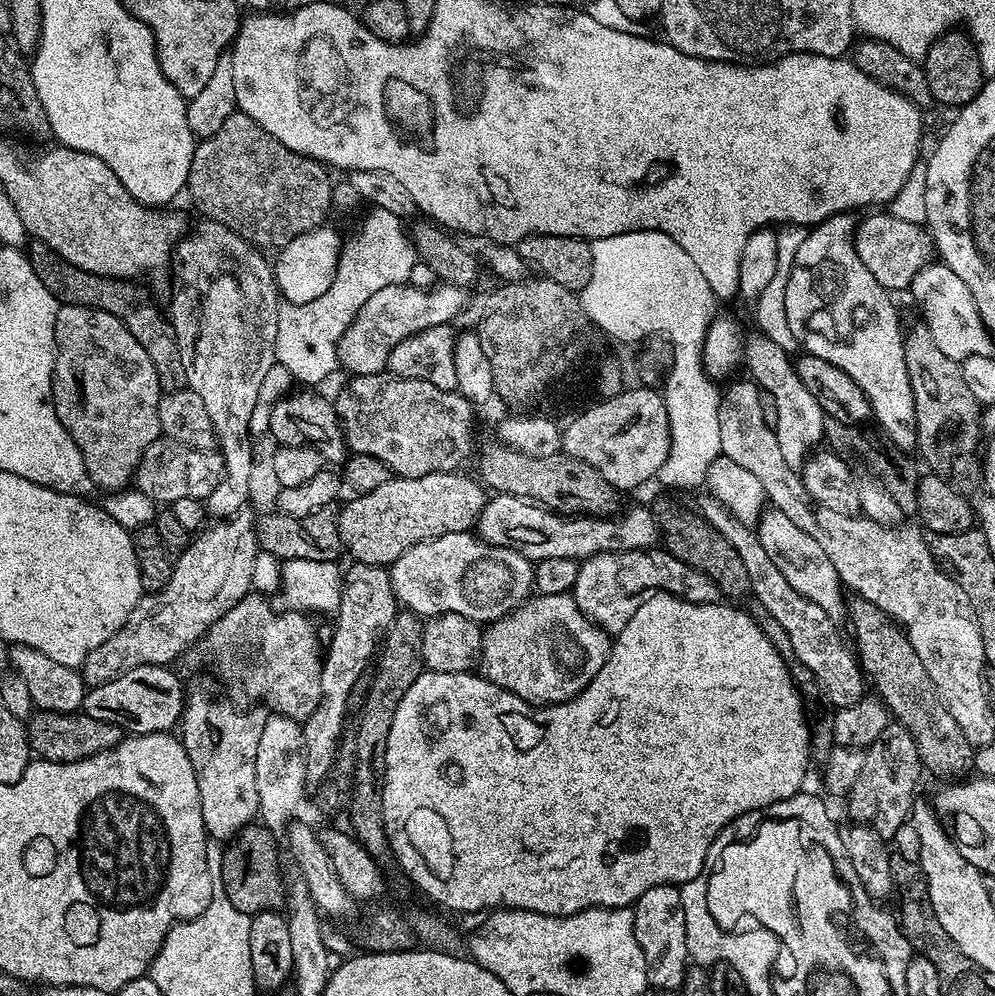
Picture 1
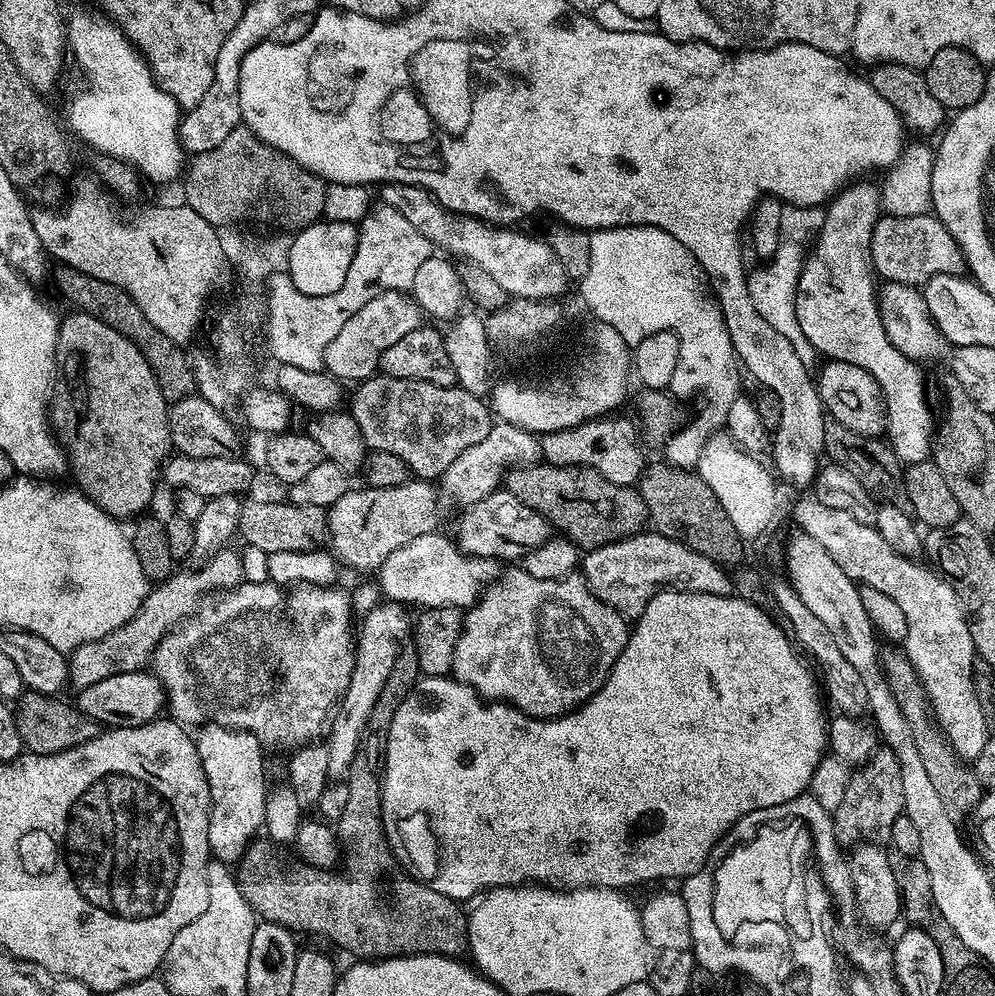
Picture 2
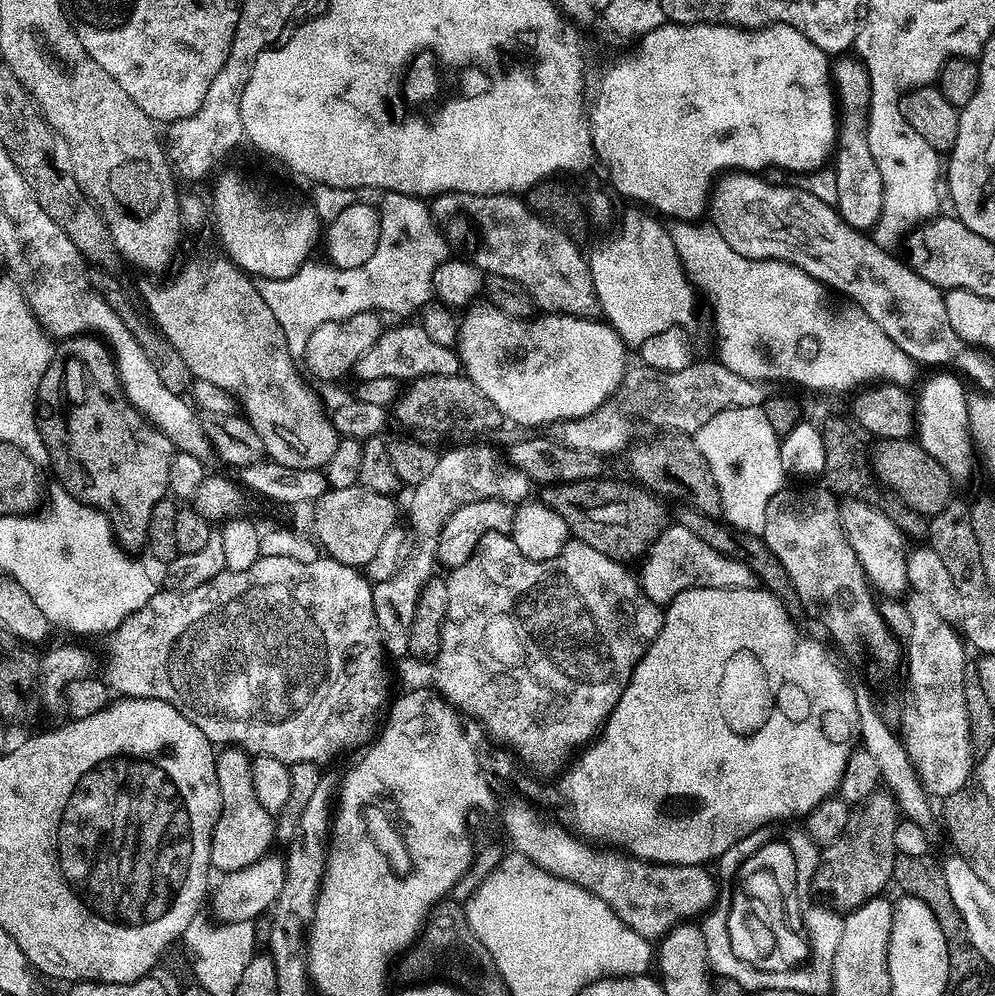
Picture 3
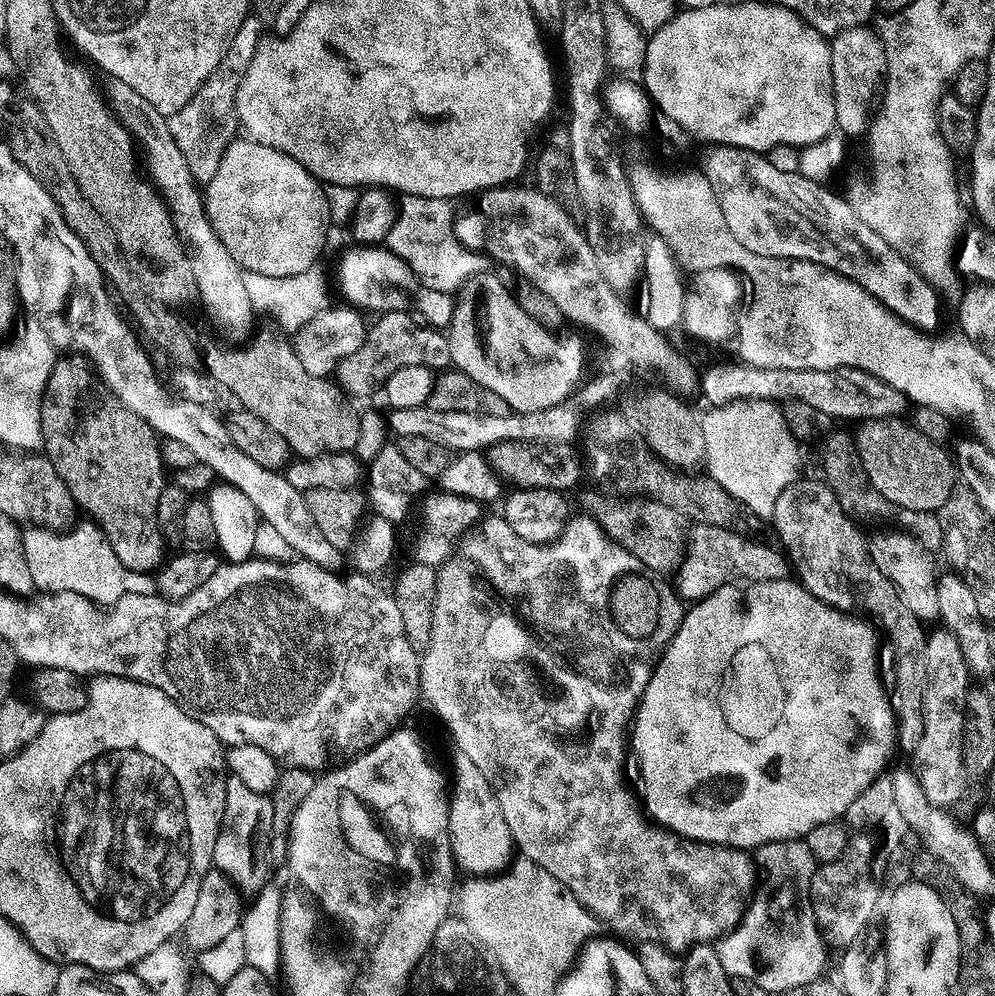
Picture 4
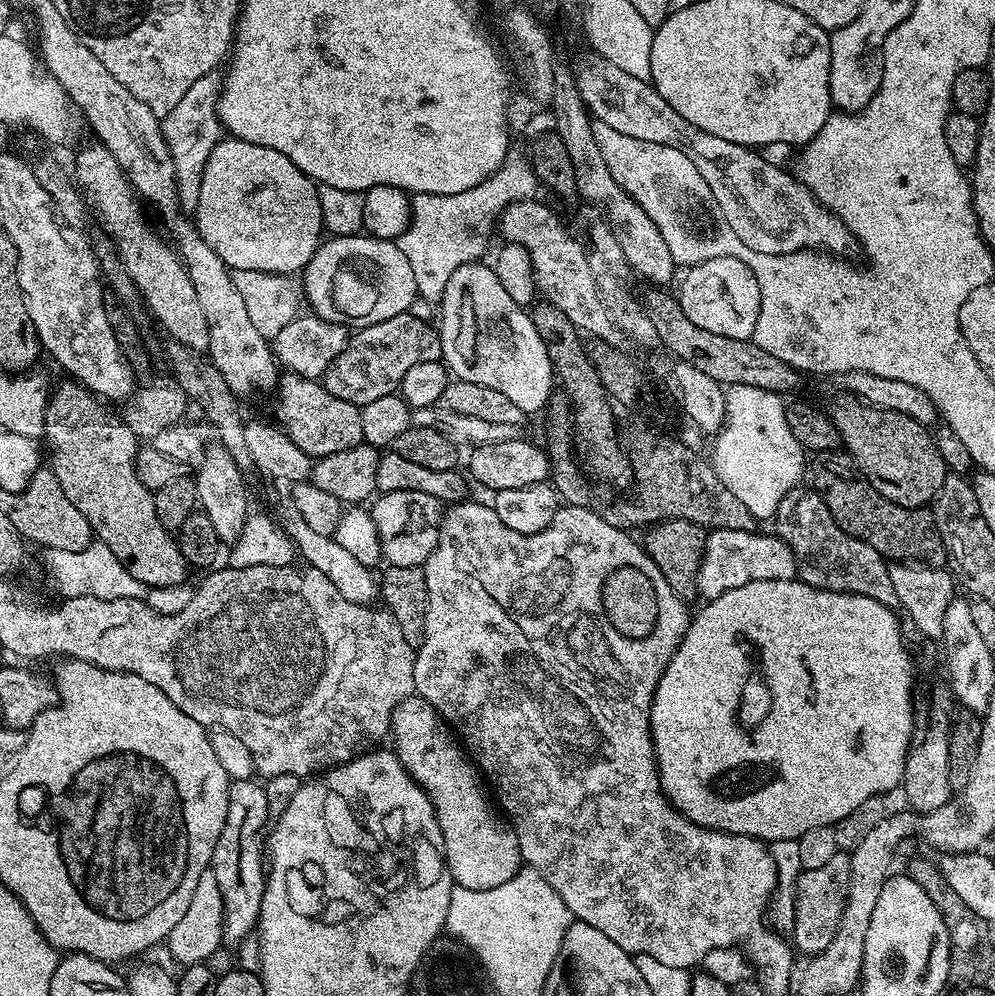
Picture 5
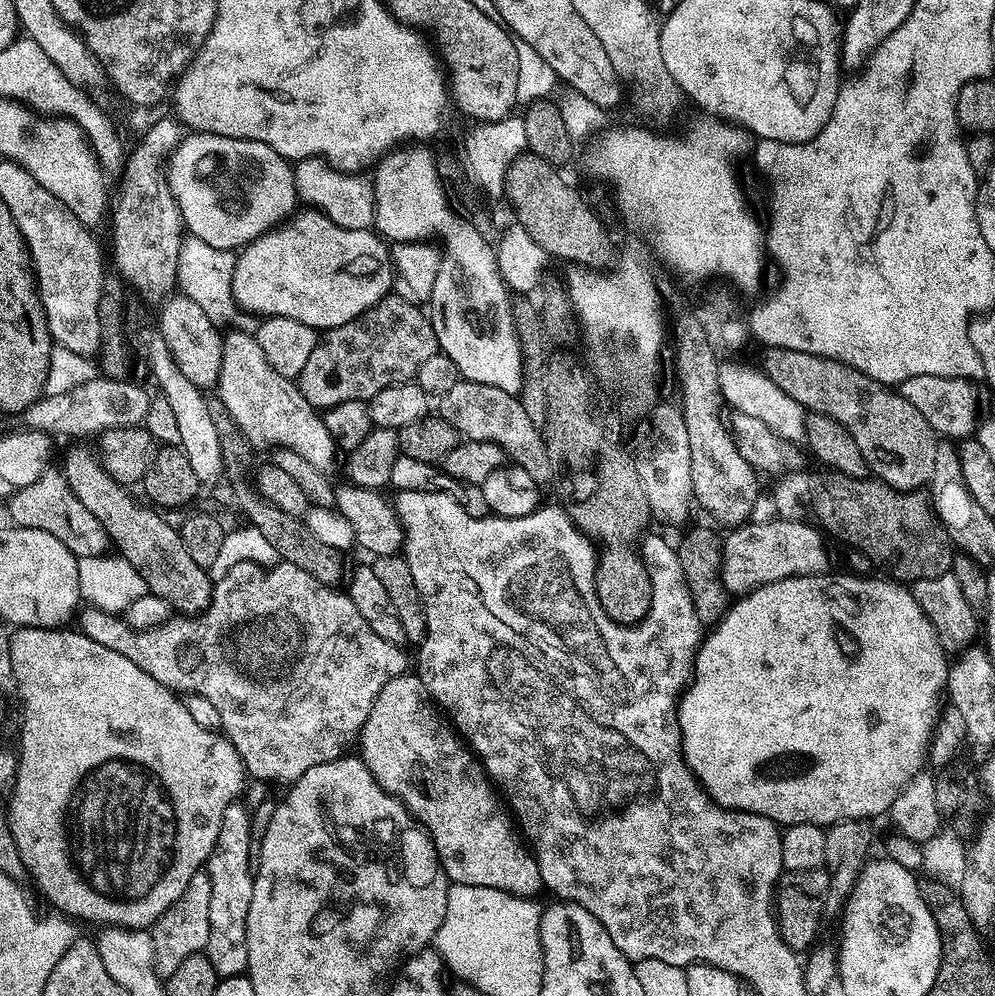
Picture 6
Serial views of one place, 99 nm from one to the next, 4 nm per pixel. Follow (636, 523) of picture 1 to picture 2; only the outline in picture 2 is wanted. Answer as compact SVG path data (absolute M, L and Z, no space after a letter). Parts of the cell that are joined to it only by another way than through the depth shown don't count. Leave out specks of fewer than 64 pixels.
M507 490L491 492L489 496L482 498L482 502L474 502L467 505L461 512L464 513L460 516L460 525L456 528L454 540L460 551L469 558L481 556L484 560L516 562L523 558L530 550L536 548L543 540L547 539L550 534L550 525L548 521L542 518L542 514L530 510L530 506L526 506L526 502L518 502L518 498L514 498L514 494L510 494Z

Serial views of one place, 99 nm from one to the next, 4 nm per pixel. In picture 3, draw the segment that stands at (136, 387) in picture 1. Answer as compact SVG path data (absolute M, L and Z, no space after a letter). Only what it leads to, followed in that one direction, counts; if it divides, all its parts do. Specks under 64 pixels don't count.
M81 334L78 336L70 336L61 339L55 345L52 361L46 370L46 374L42 374L42 382L36 391L36 425L40 431L42 442L48 451L50 468L56 471L55 479L65 488L75 500L81 500L82 503L88 504L90 507L96 508L110 522L112 532L116 536L116 543L129 554L136 554L139 548L143 549L148 542L148 523L150 522L150 514L154 510L154 506L158 506L158 502L165 499L169 495L168 479L170 478L170 466L174 455L173 437L162 429L156 427L144 413L137 410L130 401L128 395L124 392L124 386L120 383L120 369L116 367L116 358L111 348L101 337L95 334Z

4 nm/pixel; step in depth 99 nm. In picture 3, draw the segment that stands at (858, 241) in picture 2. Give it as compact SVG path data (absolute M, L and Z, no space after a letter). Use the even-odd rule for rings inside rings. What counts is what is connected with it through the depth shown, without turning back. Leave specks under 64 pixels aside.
M848 58L837 59L840 61L837 64L835 61L830 68L830 74L838 91L839 103L843 107L846 106L846 112L851 119L845 132L843 129L839 133L838 147L834 152L834 169L838 186L838 202L835 209L839 212L841 220L844 220L849 227L857 230L867 230L866 228L872 230L875 229L882 214L884 187L882 186L882 174L878 174L878 162L874 154L870 154L864 121L868 114L868 103L872 100L870 78L859 59L844 59ZM948 370L937 372L940 373L921 386L920 397L915 397L914 436L922 450L938 461L953 481L960 482L972 472L974 439L970 431L970 399L964 393L965 381L959 375L951 376Z

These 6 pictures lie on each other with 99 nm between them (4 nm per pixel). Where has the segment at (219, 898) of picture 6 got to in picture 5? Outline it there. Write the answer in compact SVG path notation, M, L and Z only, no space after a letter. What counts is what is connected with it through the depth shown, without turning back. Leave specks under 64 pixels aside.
M255 779L231 781L226 822L214 846L210 865L214 878L218 878L218 890L222 890L225 945L240 944L251 932L253 935L257 931L266 883L266 829L269 824L263 783Z

